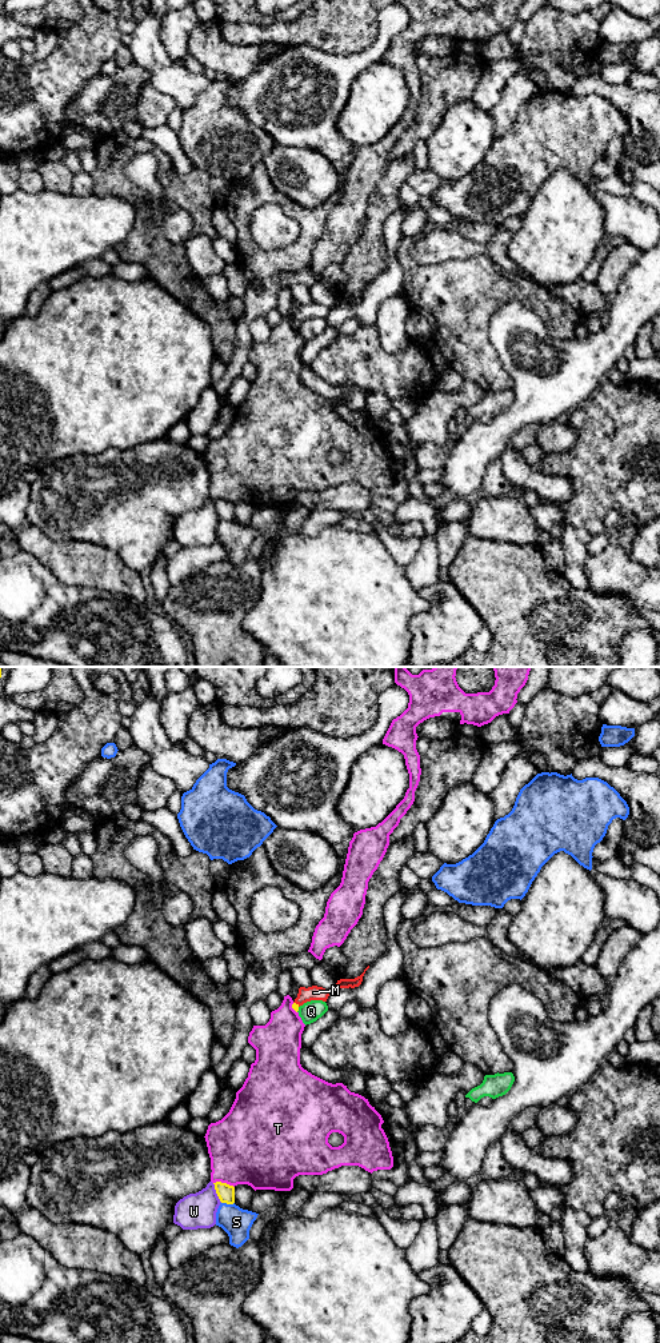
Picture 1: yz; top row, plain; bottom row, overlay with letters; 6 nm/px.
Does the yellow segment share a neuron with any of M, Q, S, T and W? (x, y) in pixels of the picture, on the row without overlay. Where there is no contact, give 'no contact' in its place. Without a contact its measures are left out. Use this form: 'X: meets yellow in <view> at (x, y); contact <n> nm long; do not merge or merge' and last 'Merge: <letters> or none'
M: meets yellow in yz at (295, 320); contact 50 nm long; merge
Q: meets yellow in yz at (298, 327); contact 40 nm long; do not merge
S: meets yellow in yz at (228, 520); contact 80 nm long; do not merge
T: meets yellow in yz at (224, 500); contact 130 nm long; do not merge
W: meets yellow in yz at (216, 510); contact 130 nm long; do not merge
Merge: M

